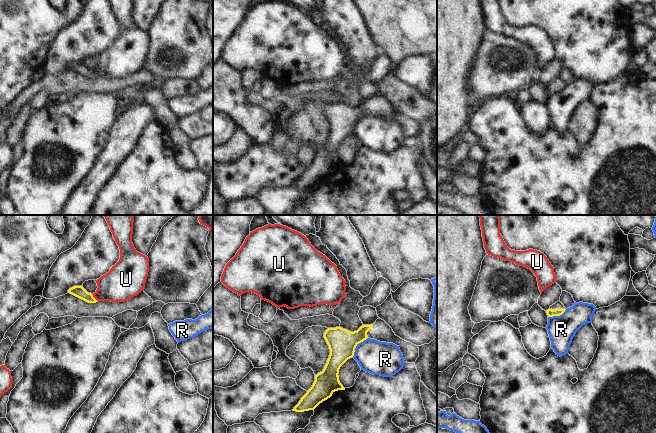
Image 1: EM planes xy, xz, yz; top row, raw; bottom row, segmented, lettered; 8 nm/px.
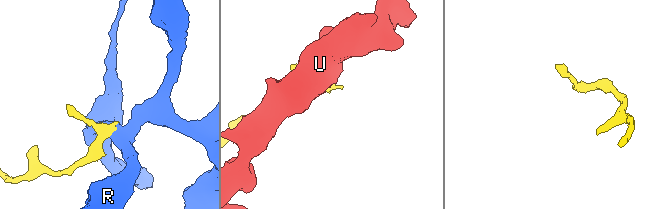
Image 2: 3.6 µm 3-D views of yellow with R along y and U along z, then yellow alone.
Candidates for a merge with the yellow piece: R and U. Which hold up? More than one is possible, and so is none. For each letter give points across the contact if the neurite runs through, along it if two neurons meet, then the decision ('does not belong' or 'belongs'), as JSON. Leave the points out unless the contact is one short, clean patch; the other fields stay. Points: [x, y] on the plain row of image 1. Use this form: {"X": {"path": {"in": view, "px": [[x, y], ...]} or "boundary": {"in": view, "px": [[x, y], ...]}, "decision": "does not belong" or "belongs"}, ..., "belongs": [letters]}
{"R": {"boundary": {"in": "xz", "px": [[367, 113], [356, 122], [352, 132]]}, "decision": "does not belong"}, "U": {"boundary": {"in": "xy", "px": [[91, 70], [97, 77]]}, "decision": "does not belong"}, "belongs": []}

